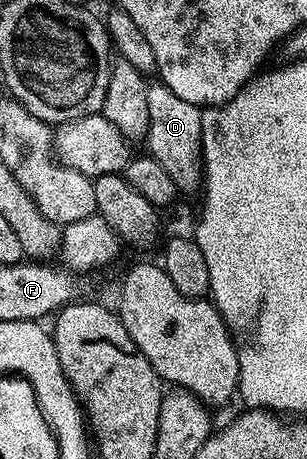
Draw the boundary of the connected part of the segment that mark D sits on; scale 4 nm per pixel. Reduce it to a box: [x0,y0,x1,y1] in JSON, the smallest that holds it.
[144,83,203,194]

